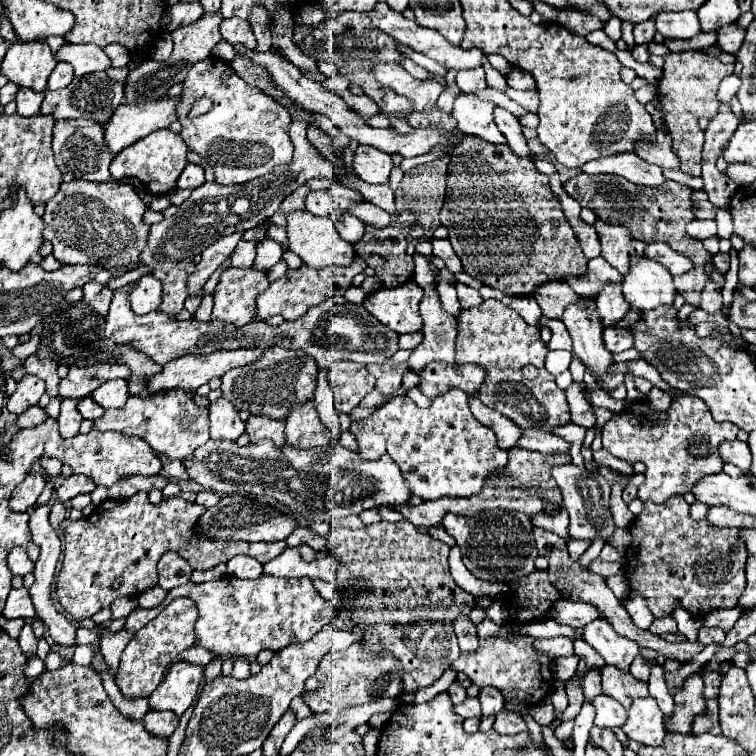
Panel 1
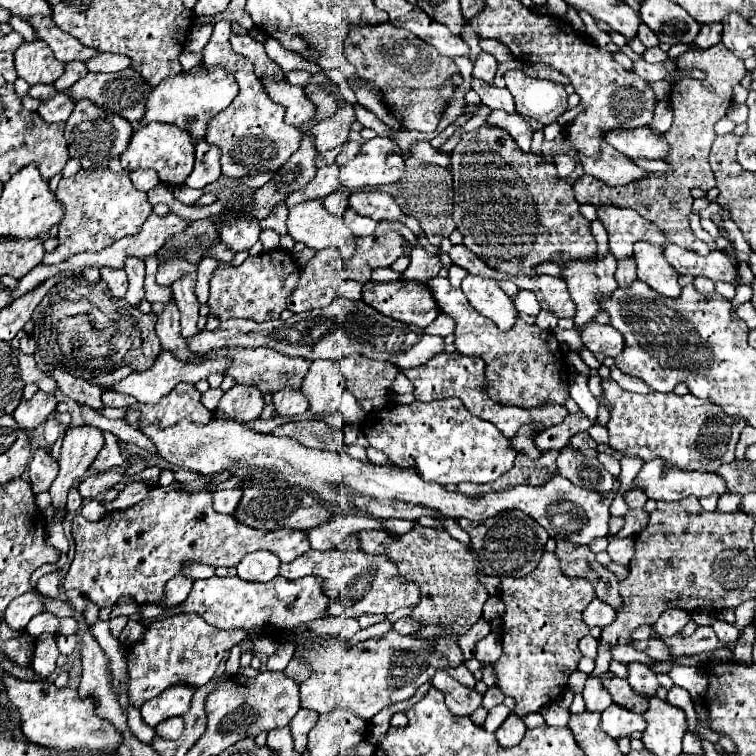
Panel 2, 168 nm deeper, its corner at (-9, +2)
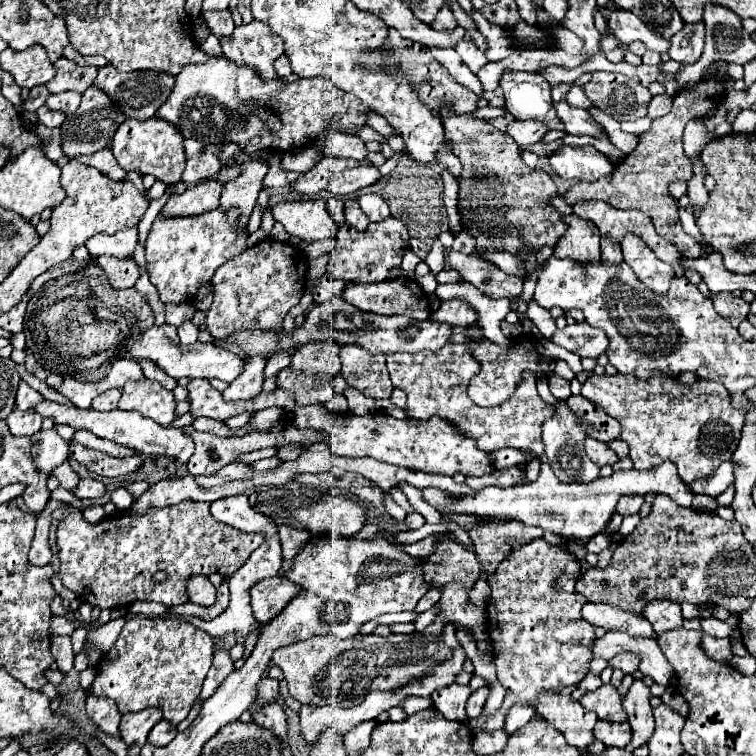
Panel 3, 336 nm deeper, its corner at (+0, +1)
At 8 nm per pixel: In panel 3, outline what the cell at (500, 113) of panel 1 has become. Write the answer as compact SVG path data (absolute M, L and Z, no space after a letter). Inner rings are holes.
M429 47L433 57L467 89L471 89L473 93L477 93L479 97L483 97L483 87L479 83L479 79L475 77L475 73L469 71L469 67L461 61L461 57L457 55L455 49L441 49L441 47Z

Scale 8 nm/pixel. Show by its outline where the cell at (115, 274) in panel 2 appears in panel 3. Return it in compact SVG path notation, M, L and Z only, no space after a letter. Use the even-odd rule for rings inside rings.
M101 255L97 259L99 267L105 269L107 279L111 285L115 285L115 289L127 289L133 287L135 281L141 277L141 269L135 263L133 257L125 257L125 259L117 259L111 255Z

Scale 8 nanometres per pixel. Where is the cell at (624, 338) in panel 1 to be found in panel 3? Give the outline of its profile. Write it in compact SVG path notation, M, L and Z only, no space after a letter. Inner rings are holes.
M573 323L565 329L557 329L551 341L579 357L599 357L609 345L605 333L601 333L601 329L593 329L587 323Z

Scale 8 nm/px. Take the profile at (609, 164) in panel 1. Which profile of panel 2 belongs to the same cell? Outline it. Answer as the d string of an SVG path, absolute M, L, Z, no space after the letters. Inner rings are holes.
M602 144L602 152L604 154L600 160L590 160L582 156L580 164L584 166L586 174L602 180L608 186L624 186L650 174L648 170L640 168L632 158L622 156L622 152L618 152L610 144Z

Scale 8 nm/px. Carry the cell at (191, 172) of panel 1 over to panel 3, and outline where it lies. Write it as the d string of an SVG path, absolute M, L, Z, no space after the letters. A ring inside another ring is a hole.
M185 139L185 155L187 155L187 167L183 173L183 183L187 185L213 179L221 169L219 145L207 145L197 139Z

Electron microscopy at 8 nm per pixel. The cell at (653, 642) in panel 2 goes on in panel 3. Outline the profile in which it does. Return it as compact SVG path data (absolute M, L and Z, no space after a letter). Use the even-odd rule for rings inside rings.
M619 653L617 657L609 659L609 665L615 669L621 669L623 673L633 675L637 671L637 657L633 657L631 653Z

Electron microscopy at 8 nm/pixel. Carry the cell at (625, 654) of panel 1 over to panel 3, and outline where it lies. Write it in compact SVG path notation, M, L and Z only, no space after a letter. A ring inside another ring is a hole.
M633 681L629 693L623 701L623 709L627 713L627 723L631 725L631 731L633 731L633 739L627 747L629 751L645 745L649 741L649 737L653 735L655 721L653 721L649 699L651 699L649 687L643 681Z

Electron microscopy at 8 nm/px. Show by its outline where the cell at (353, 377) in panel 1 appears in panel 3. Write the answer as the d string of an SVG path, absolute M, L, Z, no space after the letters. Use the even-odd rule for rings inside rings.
M359 345L341 347L341 373L347 385L359 389L365 397L371 399L389 399L393 393L393 383L385 367L383 353L369 353Z

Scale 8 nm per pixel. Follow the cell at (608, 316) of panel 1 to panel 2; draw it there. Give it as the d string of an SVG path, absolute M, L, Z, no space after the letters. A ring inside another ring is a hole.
M620 260L618 262L618 270L616 270L616 282L618 286L630 286L636 280L636 268L634 268L634 260Z

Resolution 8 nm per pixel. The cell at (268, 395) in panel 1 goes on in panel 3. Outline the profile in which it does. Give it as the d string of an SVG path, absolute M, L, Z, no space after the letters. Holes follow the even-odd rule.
M159 325L159 327L151 327L143 333L143 337L129 349L129 357L131 359L149 359L153 361L161 371L165 371L169 377L173 379L181 379L181 377L189 377L189 379L221 379L231 383L243 369L243 359L239 359L239 355L215 345L215 343L197 343L197 345L189 345L183 347L179 343L177 337L177 329L171 325Z

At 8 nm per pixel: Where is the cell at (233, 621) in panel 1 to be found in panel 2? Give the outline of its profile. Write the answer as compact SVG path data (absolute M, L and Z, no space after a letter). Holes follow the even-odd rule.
M212 576L206 580L196 580L188 598L178 606L168 608L166 614L172 616L180 612L196 612L208 624L222 630L240 628L244 632L268 630L268 634L282 634L292 632L298 626L306 626L312 620L324 618L328 602L330 600L324 592L324 580L320 576L306 576L296 580L276 576L270 582L246 582L238 576L234 578Z

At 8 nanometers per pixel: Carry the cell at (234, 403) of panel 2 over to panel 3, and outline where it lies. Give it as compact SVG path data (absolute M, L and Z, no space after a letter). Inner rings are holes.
M263 355L247 357L241 375L223 391L225 401L249 399L249 397L255 397L257 393L261 393L261 389L263 389L265 363L267 363L267 359Z

